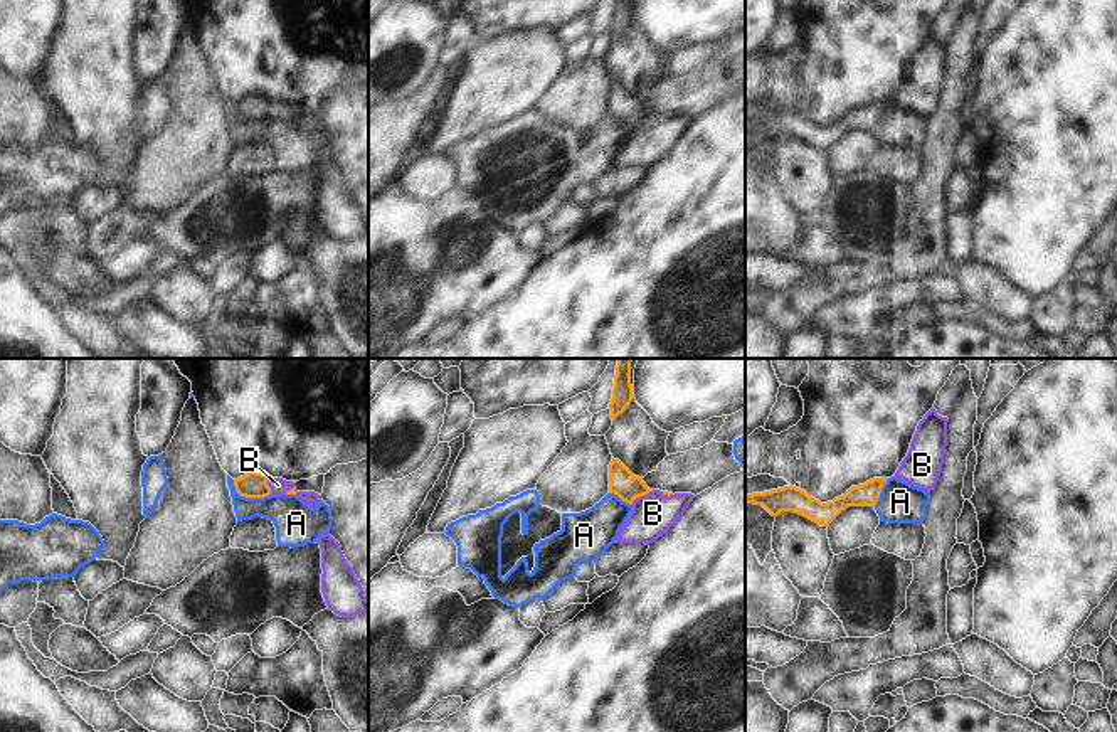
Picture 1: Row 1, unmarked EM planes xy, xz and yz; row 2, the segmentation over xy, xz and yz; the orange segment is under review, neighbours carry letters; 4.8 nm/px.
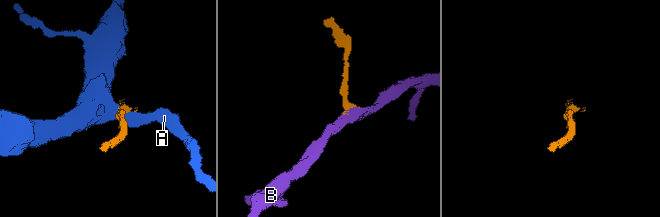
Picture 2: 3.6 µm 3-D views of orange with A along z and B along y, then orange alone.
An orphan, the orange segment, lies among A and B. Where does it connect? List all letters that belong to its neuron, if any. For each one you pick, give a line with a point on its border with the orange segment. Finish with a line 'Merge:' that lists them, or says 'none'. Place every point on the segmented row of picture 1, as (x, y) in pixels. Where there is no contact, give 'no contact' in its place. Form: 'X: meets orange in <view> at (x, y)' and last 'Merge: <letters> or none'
B: meets orange in xz at (641, 495)
Merge: B

